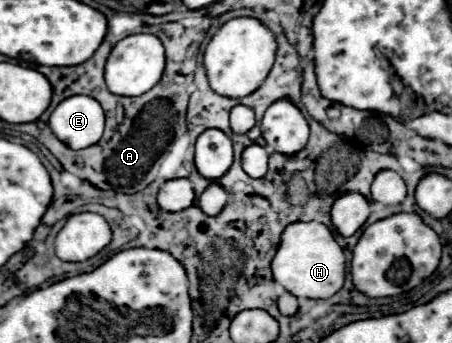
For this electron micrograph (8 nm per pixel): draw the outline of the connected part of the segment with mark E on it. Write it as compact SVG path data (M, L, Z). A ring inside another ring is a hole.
M69 96L51 114L53 134L73 150L99 142L105 126L101 104L91 96Z

